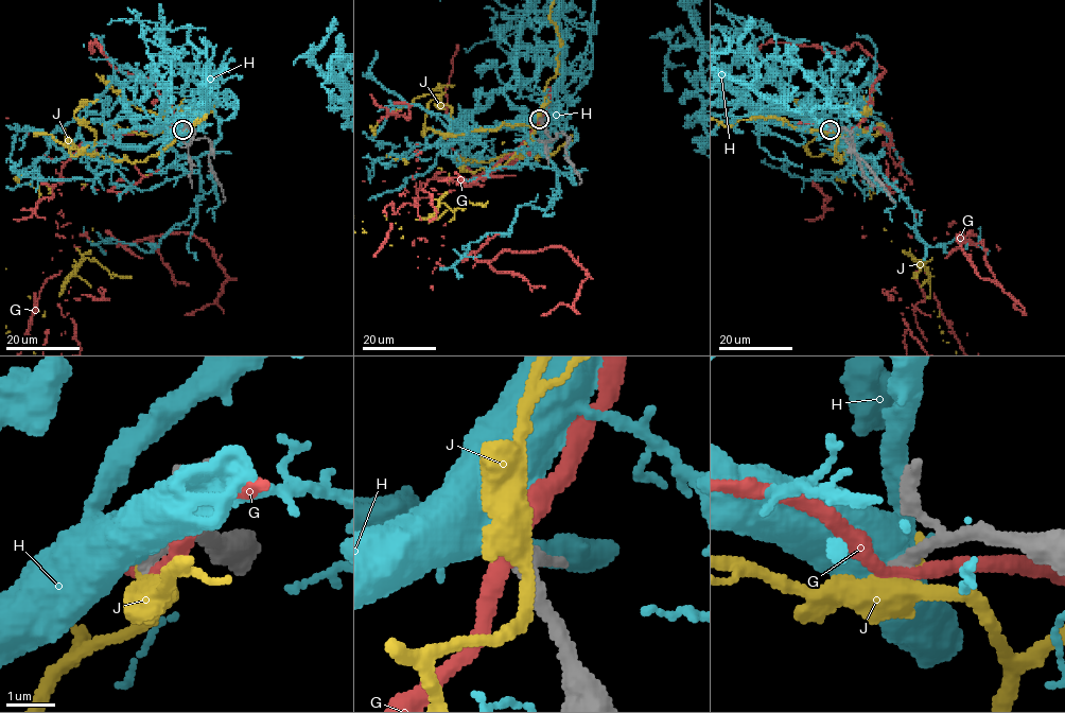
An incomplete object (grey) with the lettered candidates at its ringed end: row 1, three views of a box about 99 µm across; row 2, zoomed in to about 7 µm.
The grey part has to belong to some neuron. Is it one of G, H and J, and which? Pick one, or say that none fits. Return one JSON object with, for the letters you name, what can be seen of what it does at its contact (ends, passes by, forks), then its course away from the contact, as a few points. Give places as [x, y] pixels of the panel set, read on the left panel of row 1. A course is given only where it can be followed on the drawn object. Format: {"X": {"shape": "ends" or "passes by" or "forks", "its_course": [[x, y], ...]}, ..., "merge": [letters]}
{"merge": []}

